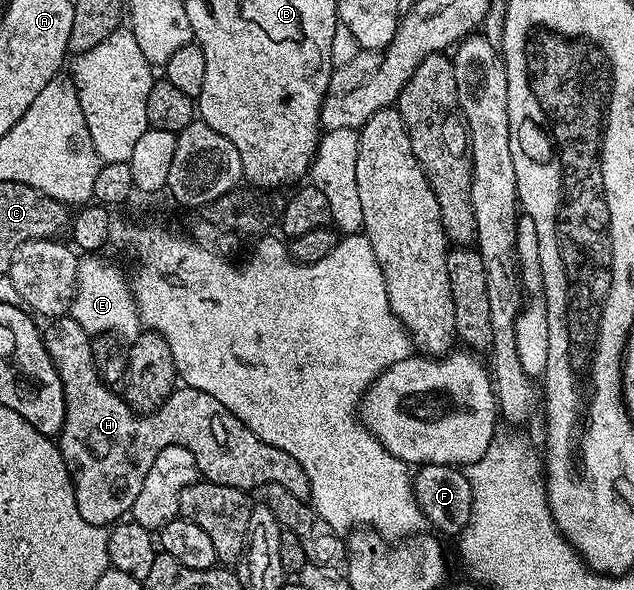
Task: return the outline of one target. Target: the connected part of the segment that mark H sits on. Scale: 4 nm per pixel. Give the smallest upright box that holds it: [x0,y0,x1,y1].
[42,317,310,529]

